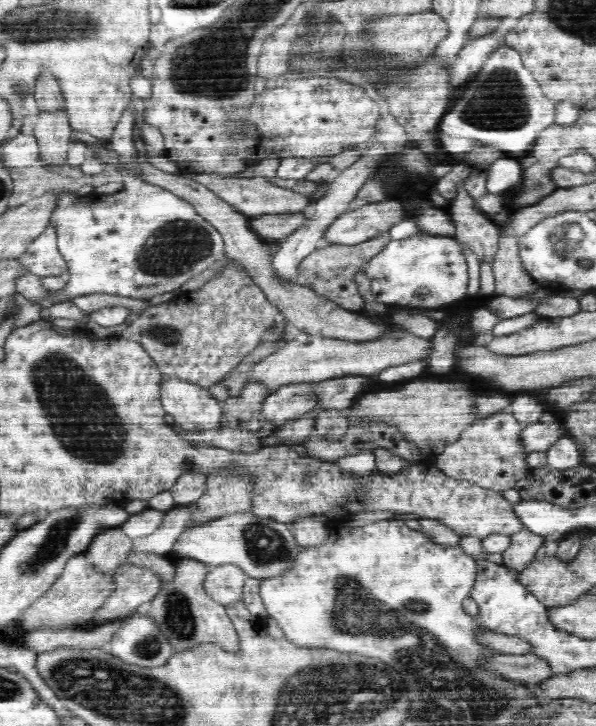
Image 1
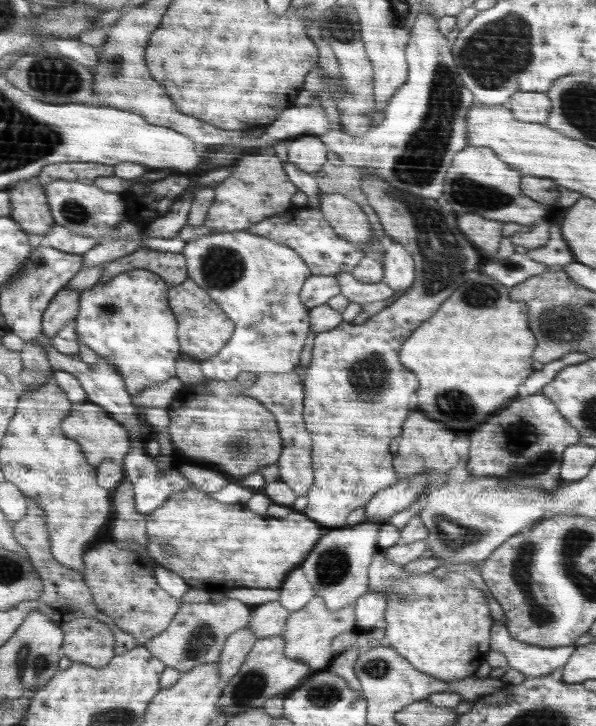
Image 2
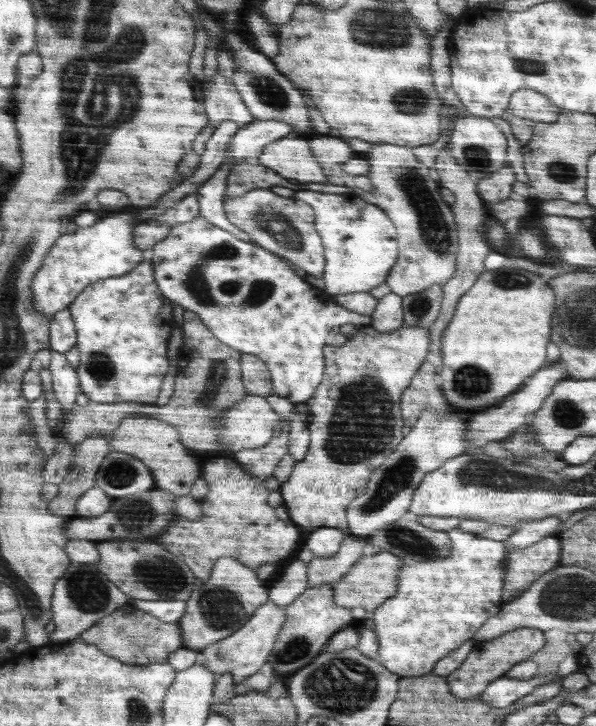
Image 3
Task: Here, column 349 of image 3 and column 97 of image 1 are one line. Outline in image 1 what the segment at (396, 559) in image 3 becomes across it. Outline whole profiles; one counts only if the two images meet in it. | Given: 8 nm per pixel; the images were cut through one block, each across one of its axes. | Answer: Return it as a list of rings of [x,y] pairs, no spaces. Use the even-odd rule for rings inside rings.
[[[84,553],[68,559],[64,572],[41,599],[32,603],[16,623],[25,632],[60,630],[71,628],[87,621],[97,611],[115,589],[113,573],[98,572],[86,562]]]

